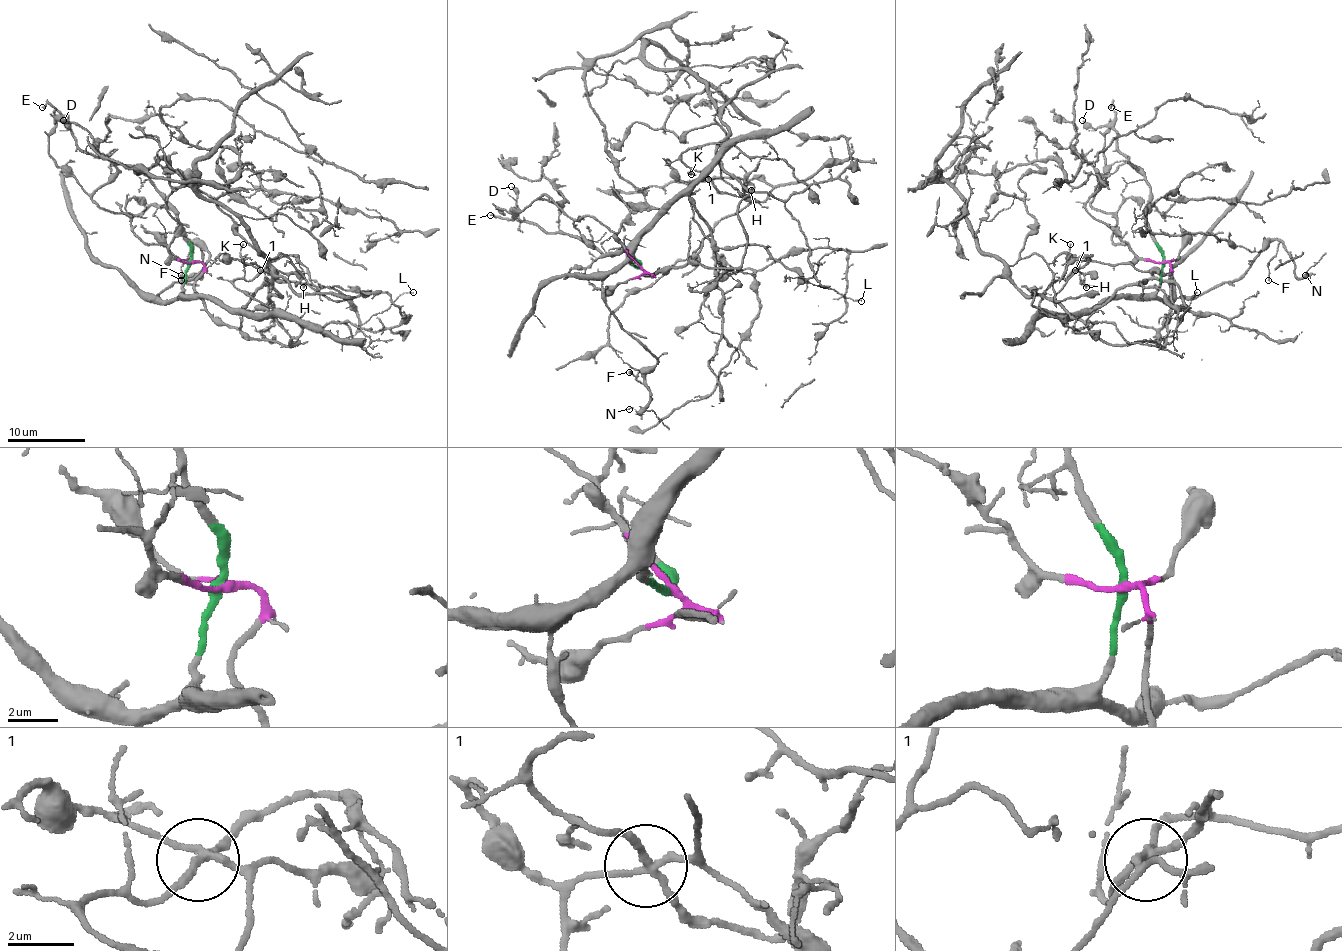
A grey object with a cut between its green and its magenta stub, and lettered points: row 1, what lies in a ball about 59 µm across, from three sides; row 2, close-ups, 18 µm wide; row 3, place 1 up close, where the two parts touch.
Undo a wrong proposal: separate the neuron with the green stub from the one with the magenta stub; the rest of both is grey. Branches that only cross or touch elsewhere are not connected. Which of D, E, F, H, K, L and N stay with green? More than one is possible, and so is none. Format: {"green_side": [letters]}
{"green_side": ["D", "E", "F", "H", "K", "L", "N"]}

